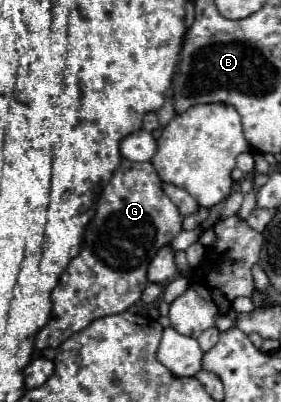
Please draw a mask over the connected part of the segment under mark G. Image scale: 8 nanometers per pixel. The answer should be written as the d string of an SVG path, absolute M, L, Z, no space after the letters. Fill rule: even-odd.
M123 160L111 182L103 188L97 212L87 226L79 256L75 256L55 286L53 312L47 326L35 336L35 348L59 348L71 334L87 328L93 320L125 312L141 298L147 286L147 266L159 248L167 246L181 232L183 216L161 190L161 180L151 162ZM125 274L127 288L117 286ZM117 290L125 290L119 294Z

